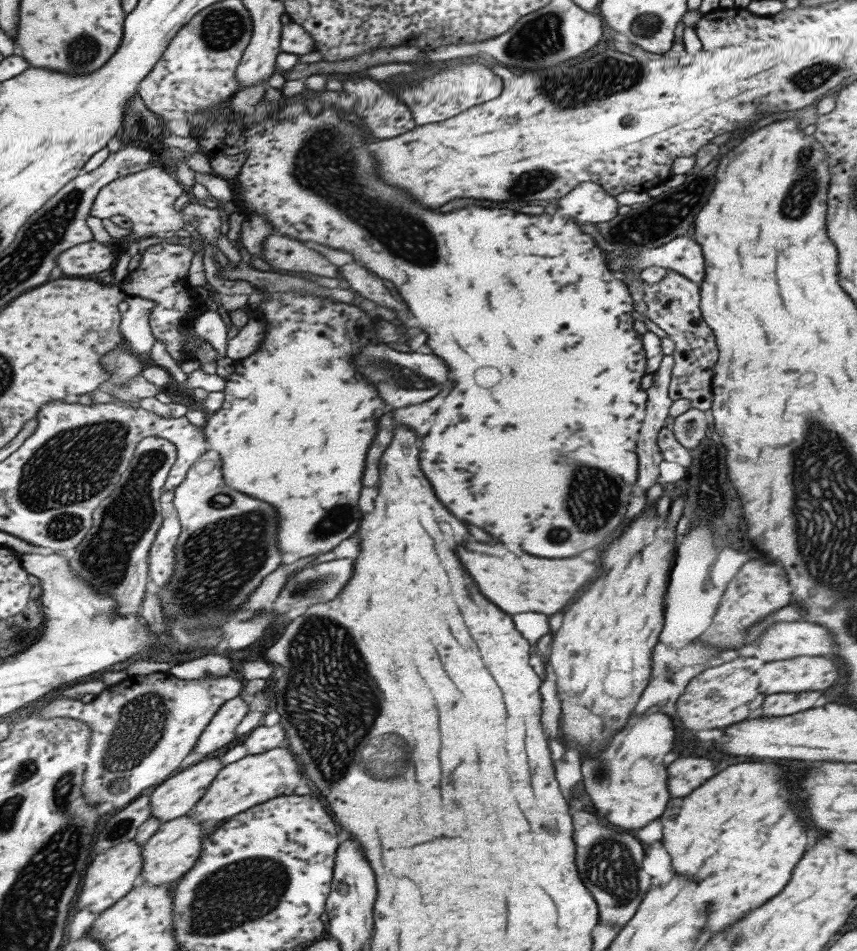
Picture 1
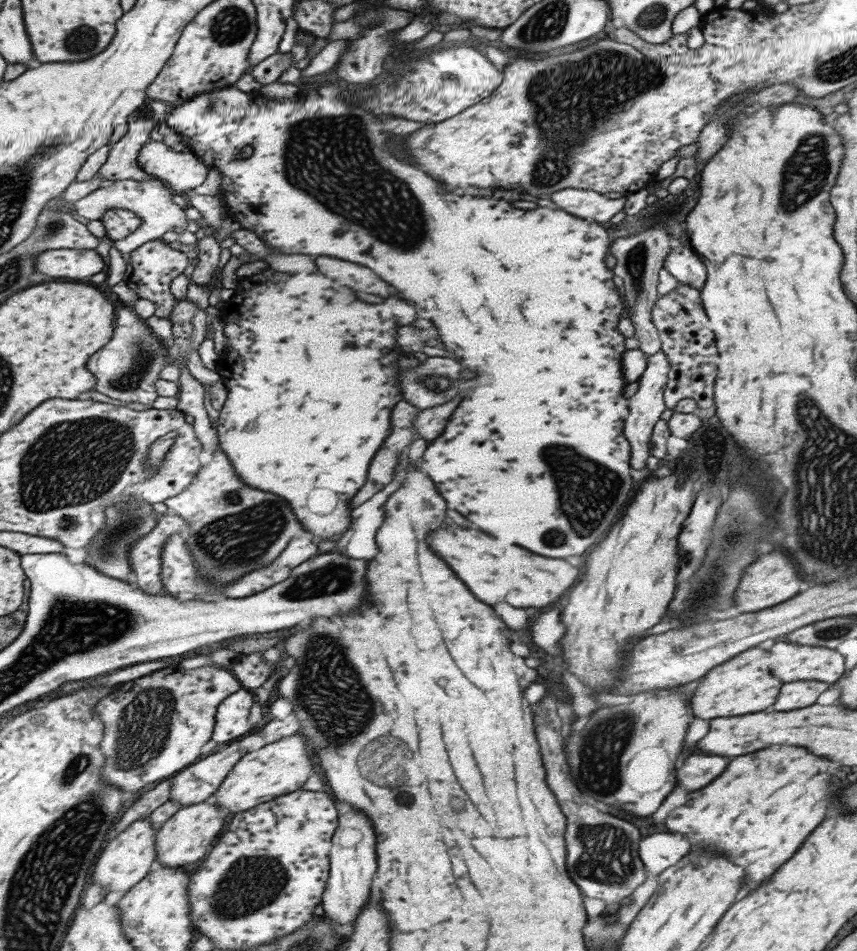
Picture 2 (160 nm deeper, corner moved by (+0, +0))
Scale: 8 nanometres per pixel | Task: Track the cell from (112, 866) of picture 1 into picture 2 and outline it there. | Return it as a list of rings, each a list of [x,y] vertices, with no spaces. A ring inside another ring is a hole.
[[[142,818],[131,822],[127,829],[116,834],[103,848],[103,854],[99,854],[98,862],[95,862],[95,870],[91,874],[93,882],[103,888],[103,892],[128,891],[137,885],[139,881],[150,871],[150,864],[155,861],[154,836],[156,829],[149,824],[149,818]]]

